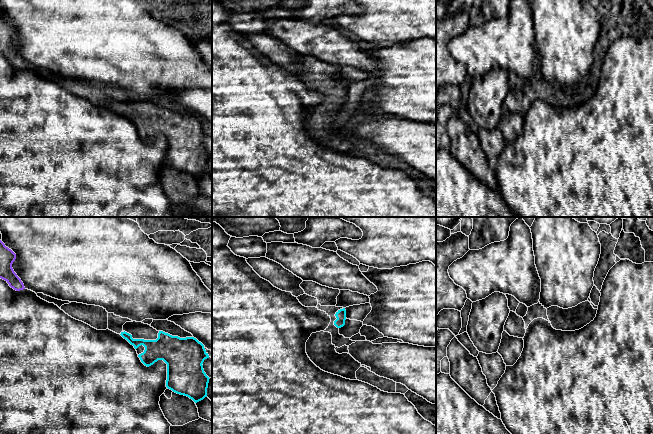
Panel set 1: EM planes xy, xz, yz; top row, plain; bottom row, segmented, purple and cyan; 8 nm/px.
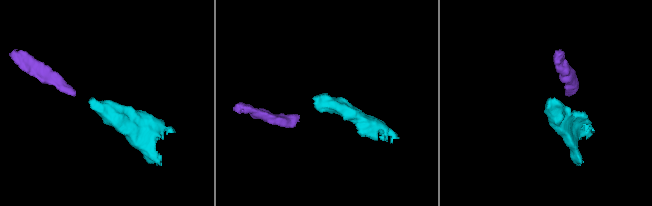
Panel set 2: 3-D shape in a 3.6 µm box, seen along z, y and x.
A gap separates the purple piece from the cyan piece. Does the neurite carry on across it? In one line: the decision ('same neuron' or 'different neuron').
same neuron

